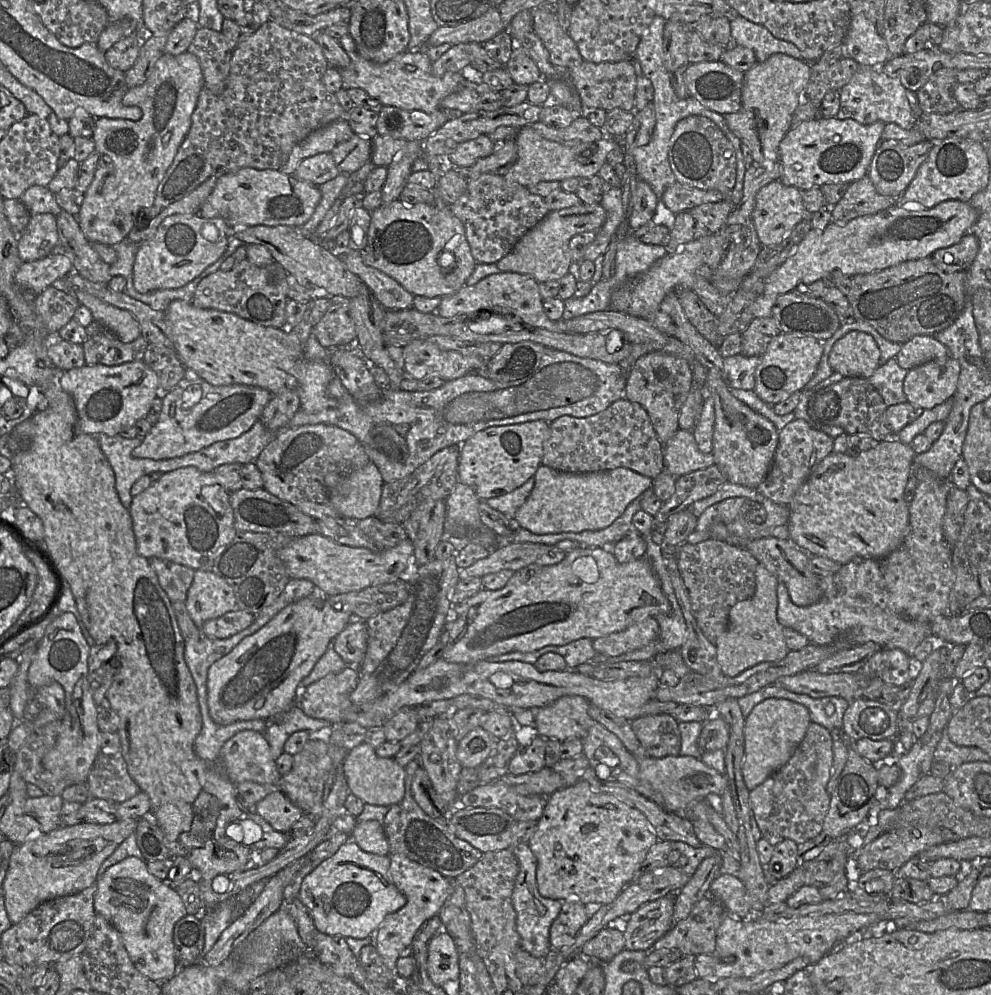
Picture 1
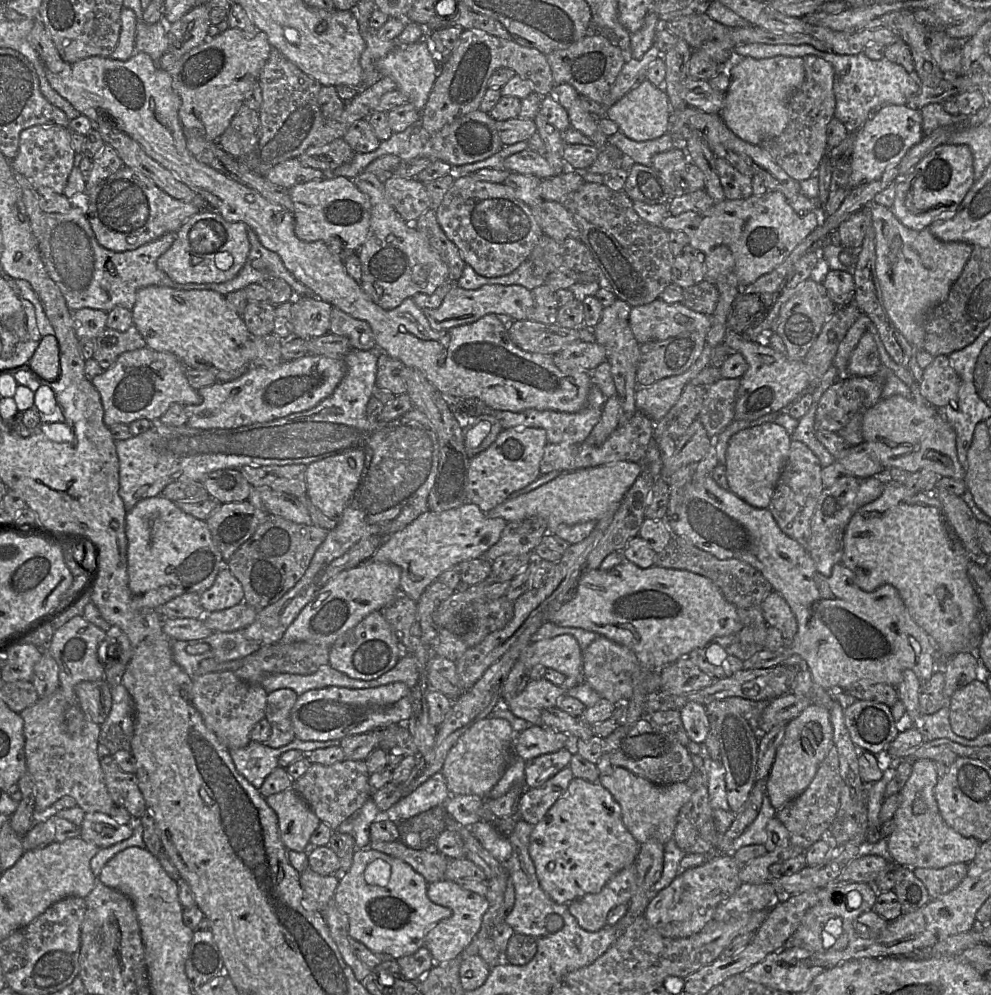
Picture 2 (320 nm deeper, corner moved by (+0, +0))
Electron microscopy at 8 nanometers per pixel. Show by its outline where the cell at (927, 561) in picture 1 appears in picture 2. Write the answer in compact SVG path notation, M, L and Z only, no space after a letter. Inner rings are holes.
M772 591L764 600L762 610L769 626L777 628L787 642L794 639L798 633L798 622L780 593Z

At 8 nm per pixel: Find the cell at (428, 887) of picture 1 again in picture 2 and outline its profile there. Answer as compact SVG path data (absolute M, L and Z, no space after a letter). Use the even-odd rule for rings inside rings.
M447 879L429 883L427 896L433 903L452 911L449 918L439 921L425 937L425 947L429 950L434 964L441 964L460 955L471 943L481 927L488 902L485 896L463 889L455 881Z

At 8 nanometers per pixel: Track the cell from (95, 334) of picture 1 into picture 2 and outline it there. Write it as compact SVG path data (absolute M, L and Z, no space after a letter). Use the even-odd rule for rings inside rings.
M132 324L126 331L105 328L95 338L95 350L92 356L102 369L106 370L124 352L146 347L147 344Z

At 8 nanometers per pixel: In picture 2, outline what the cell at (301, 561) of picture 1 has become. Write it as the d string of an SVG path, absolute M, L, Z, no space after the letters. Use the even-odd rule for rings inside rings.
M470 502L443 512L427 511L404 529L384 538L371 560L398 566L401 569L400 590L417 602L425 589L436 581L441 573L463 561L482 557L498 542L506 523L502 518L489 518L477 505Z

